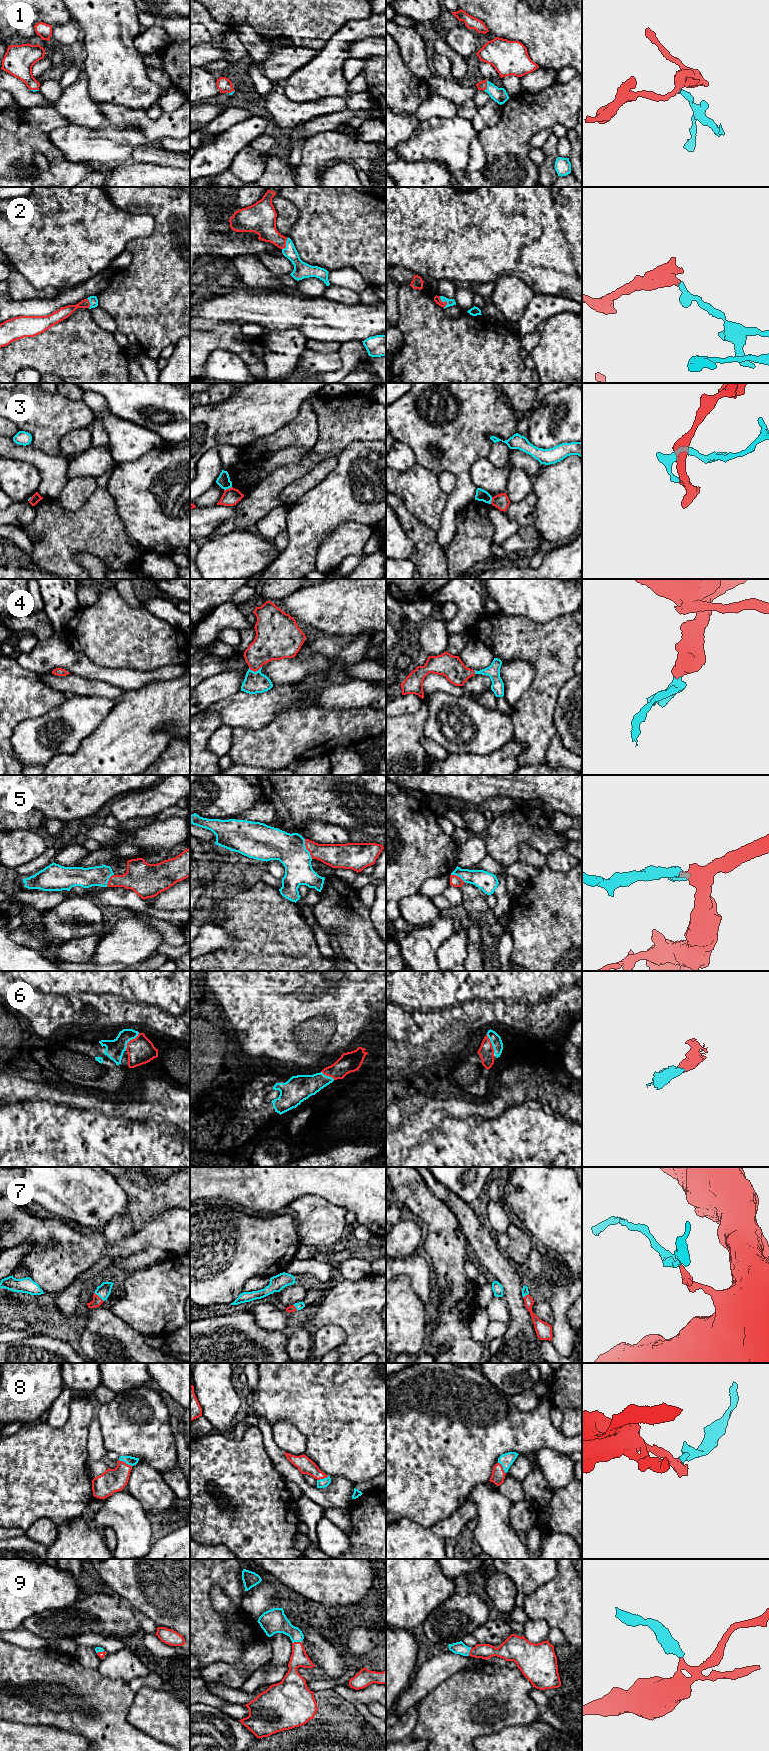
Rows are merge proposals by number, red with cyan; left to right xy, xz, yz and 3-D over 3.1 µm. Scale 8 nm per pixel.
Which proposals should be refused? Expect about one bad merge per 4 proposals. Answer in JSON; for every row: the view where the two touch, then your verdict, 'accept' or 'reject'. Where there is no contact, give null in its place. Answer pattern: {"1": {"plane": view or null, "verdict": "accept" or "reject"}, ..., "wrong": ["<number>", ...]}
{"1": {"plane": "yz", "verdict": "accept"}, "2": {"plane": "yz", "verdict": "accept"}, "3": {"plane": "xz", "verdict": "reject"}, "4": {"plane": "xz", "verdict": "accept"}, "5": {"plane": "xz", "verdict": "accept"}, "6": {"plane": "xy", "verdict": "accept"}, "7": {"plane": "xy", "verdict": "accept"}, "8": {"plane": "xy", "verdict": "accept"}, "9": {"plane": "xz", "verdict": "accept"}, "wrong": ["3"]}

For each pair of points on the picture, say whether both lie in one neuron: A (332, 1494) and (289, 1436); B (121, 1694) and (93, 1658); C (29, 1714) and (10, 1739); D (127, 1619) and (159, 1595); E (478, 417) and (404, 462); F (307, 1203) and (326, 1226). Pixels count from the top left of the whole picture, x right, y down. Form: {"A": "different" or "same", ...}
{"A": "different", "B": "different", "C": "different", "D": "different", "E": "different", "F": "same"}

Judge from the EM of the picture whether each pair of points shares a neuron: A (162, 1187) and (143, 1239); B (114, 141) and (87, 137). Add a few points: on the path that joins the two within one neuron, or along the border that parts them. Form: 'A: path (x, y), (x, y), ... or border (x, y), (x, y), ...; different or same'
A: border (170, 1207), (158, 1213), (141, 1229), (131, 1234); different
B: path (107, 141), (94, 141); same

